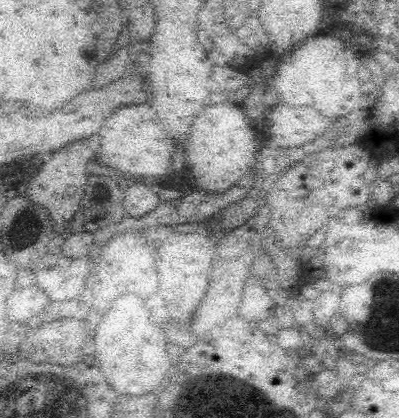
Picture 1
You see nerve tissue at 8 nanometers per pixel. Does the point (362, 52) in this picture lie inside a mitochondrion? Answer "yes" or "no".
no

